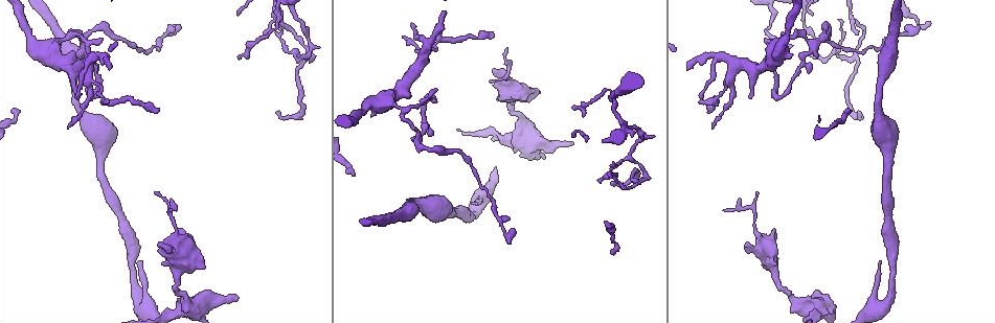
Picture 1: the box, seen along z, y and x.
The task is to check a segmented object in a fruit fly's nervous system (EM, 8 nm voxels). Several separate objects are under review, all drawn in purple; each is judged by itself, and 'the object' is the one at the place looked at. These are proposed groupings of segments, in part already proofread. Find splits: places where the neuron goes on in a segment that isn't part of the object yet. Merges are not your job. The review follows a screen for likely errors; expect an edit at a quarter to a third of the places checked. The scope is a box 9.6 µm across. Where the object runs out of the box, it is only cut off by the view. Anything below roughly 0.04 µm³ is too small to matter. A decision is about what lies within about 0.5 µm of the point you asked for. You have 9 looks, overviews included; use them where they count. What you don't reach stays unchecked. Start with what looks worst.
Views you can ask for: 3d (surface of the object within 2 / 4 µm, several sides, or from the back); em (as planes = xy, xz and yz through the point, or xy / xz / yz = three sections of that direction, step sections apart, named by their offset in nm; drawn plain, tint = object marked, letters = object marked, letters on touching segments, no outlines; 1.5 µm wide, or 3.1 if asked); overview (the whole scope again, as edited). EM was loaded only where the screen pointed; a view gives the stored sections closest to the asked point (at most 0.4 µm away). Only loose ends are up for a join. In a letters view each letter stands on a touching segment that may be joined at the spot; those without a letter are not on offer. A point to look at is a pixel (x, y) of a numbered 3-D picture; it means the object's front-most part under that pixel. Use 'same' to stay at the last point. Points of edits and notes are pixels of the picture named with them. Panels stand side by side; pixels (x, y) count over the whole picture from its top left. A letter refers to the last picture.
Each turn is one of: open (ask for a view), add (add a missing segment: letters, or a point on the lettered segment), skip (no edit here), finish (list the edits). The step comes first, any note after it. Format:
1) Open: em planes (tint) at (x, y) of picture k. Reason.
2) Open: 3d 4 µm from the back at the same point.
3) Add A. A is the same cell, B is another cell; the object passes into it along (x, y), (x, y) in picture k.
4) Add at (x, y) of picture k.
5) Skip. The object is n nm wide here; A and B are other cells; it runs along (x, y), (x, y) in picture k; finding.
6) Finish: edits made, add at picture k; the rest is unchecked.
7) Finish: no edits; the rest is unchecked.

Open: 3d 4 µm from the back at (881, 260) of picture 1. Thin end.

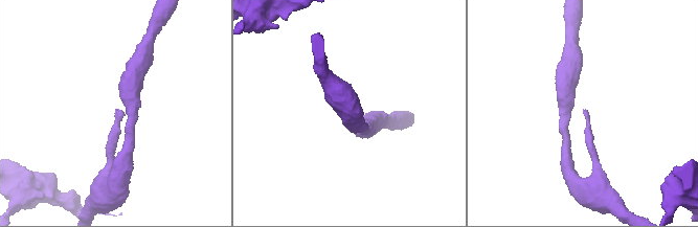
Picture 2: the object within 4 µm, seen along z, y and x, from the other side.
Open: em planes (letters) at (586, 111) of picture 2. Shape alone is not enough.

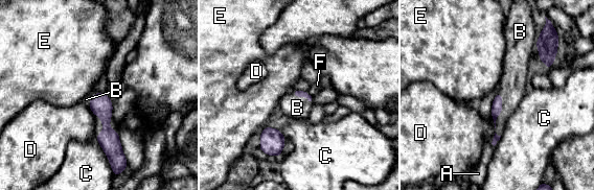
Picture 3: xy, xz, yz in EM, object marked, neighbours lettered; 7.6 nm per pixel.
Add B. The longest contact is with C, 240 nm; B is the same cell, A, C, D, E and F are other cells; the neuron continues.

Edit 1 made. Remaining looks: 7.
Open: overview. See it whole again.

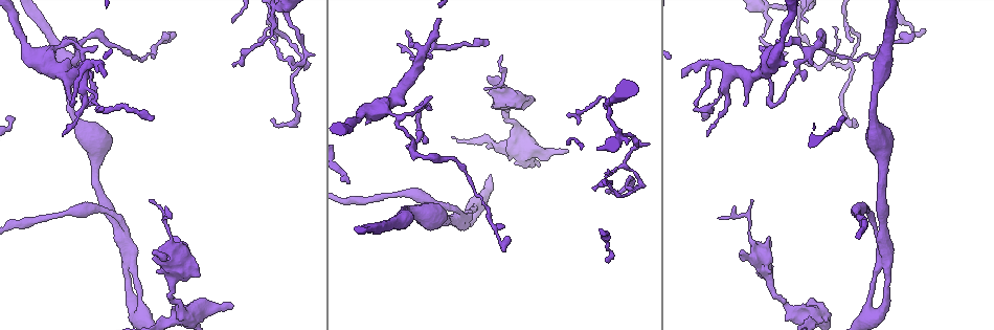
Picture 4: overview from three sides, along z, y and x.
Open: em xy step 4 (letters) at (507, 237) of picture 4. Long arm stops here.

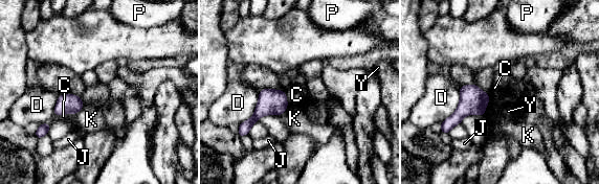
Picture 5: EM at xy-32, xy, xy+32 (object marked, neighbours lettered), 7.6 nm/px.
Skip. C, D, J, K, P and Y are other cells; none of them fits.

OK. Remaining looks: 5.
Open: em xy step 4 (letters) at (232, 305) of picture 4. Free end.

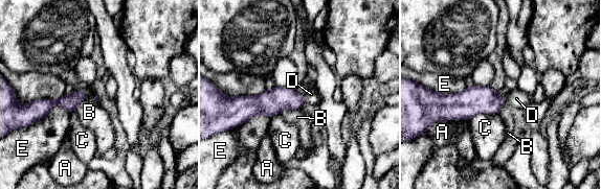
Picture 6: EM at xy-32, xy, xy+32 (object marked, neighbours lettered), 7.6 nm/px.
Add D. D is the same cell, A, B, C and E are other cells; it goes on there.

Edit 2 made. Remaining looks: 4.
Open: overview. See it whole again.

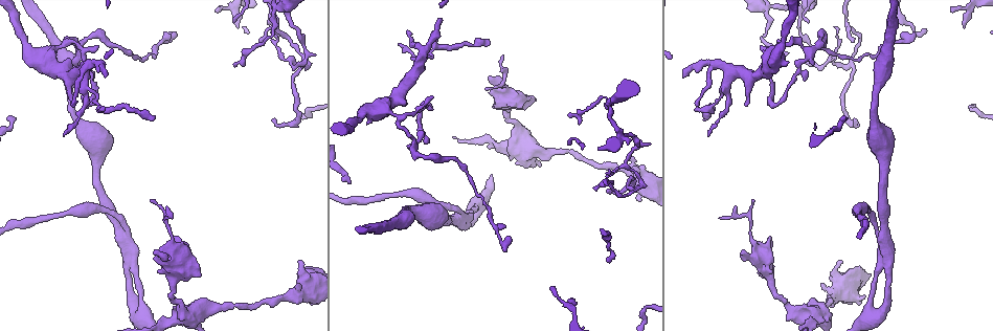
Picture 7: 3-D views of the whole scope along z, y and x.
Open: em xy step 4 (tint) at (806, 78) of picture 7. Thin end.

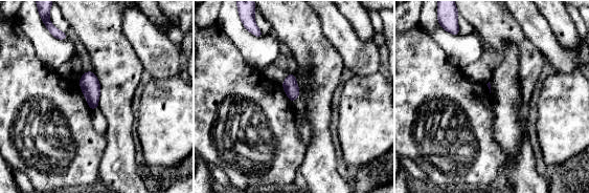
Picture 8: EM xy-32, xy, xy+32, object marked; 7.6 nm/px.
Open: em planes (letters) at the same point.

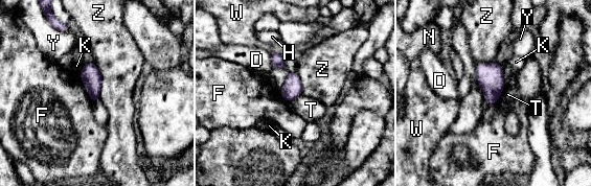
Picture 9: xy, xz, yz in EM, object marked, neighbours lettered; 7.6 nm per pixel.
Skip. The longest contact is with Z, 280 nm; D, F, H, K, N, T, W, Y and Z are other cells; a border runs along (501, 64), (503, 88), (498, 97) in picture 9; none of them fits.

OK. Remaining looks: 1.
Finish: edits made, add at picture 3, add at picture 6; the rest is unchecked.

